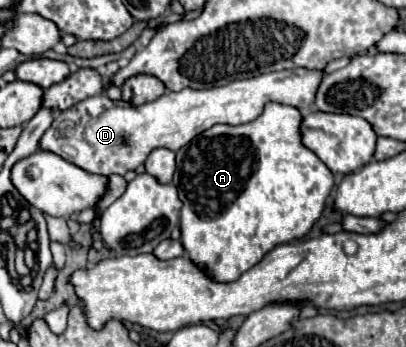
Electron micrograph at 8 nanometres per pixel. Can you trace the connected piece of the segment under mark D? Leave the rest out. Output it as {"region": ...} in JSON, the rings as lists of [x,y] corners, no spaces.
{"region":[[[288,69],[250,79],[236,79],[224,87],[202,91],[166,91],[156,101],[144,103],[140,107],[124,101],[110,101],[102,93],[88,97],[66,111],[60,111],[50,129],[40,139],[40,149],[56,153],[88,173],[124,175],[126,171],[142,165],[152,149],[166,147],[178,151],[212,125],[244,125],[254,121],[264,111],[266,101],[292,105],[302,111],[314,105],[316,89],[320,87],[322,77],[324,71],[320,69]]]}

